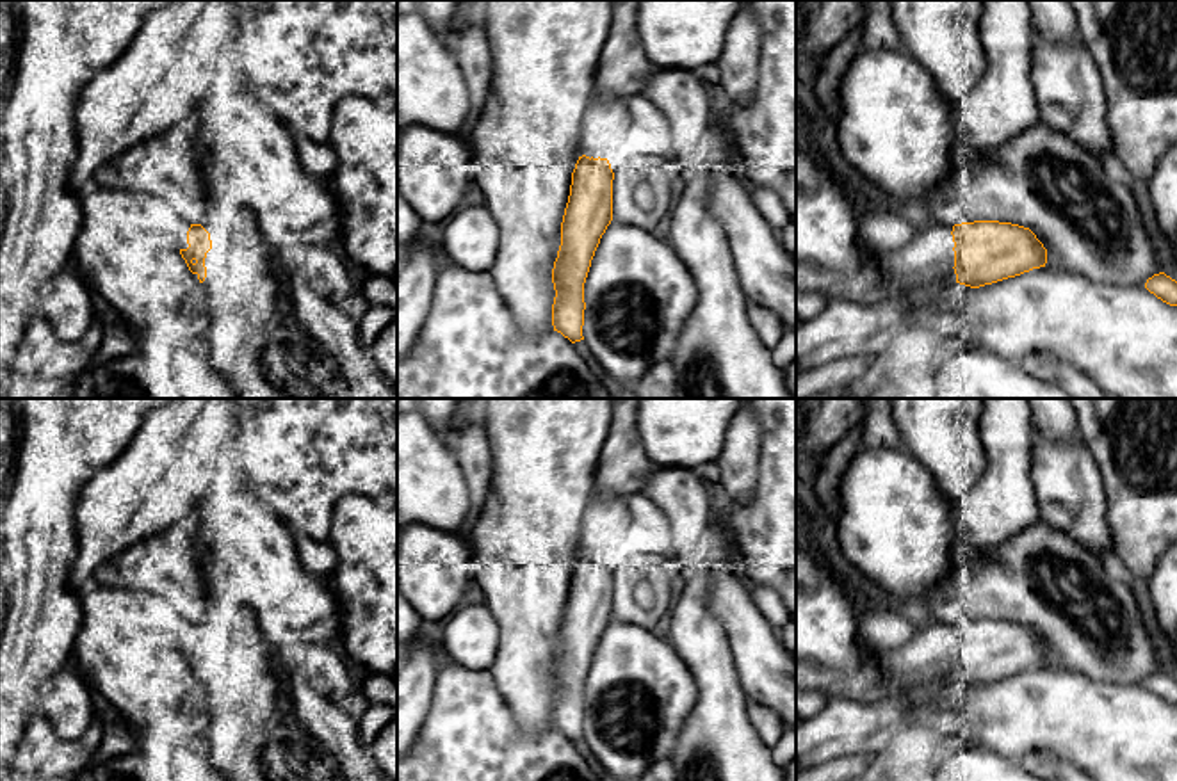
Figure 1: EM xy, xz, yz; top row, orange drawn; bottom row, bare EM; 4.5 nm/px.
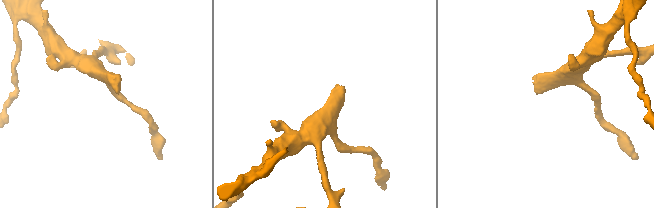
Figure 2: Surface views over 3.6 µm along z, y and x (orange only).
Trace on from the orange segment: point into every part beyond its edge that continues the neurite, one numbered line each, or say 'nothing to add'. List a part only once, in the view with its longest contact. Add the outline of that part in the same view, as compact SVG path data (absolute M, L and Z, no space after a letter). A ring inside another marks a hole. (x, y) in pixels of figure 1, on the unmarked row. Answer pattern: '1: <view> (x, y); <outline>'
1: yz (844, 726); M919 624L901 648L883 658L890 680L883 701L830 697L816 717L796 724L796 774L833 758L885 751L910 724L910 690L954 665L949 632L944 624Z

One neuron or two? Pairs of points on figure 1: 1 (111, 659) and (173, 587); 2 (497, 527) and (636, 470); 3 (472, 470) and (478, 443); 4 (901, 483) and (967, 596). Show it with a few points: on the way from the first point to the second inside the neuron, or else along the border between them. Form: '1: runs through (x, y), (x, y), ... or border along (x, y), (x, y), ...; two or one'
1: border along (123, 587), (150, 591), (177, 612); two
2: border along (602, 447), (592, 493); two
3: runs through (474, 463), (474, 450); one
4: border along (951, 568), (926, 595), (925, 602); two

